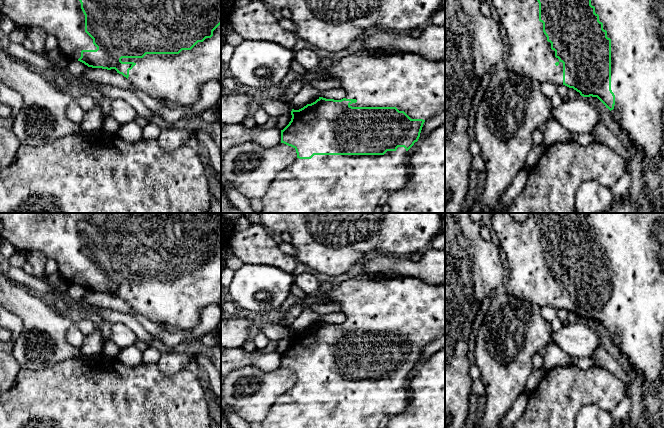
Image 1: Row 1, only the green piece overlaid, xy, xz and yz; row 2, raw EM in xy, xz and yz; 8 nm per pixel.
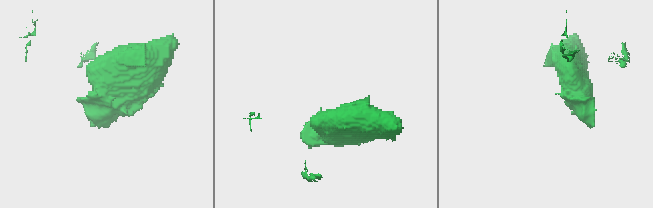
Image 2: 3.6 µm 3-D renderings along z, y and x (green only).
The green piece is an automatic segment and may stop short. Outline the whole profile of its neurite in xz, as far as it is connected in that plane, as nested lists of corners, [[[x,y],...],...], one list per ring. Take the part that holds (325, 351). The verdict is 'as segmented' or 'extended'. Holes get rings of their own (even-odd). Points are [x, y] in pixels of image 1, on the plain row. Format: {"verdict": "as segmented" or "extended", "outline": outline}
{"verdict": "extended", "outline": [[[359,274],[336,286],[325,288],[321,297],[325,302],[339,303],[340,312],[345,315],[346,320],[341,324],[319,321],[315,326],[299,334],[292,333],[291,345],[281,354],[280,367],[293,371],[297,382],[277,397],[265,419],[260,423],[262,428],[378,428],[383,419],[401,414],[406,410],[411,399],[411,391],[405,387],[407,375],[418,365],[424,346],[437,337],[445,335],[445,285],[429,285],[415,277],[384,278]]]}

